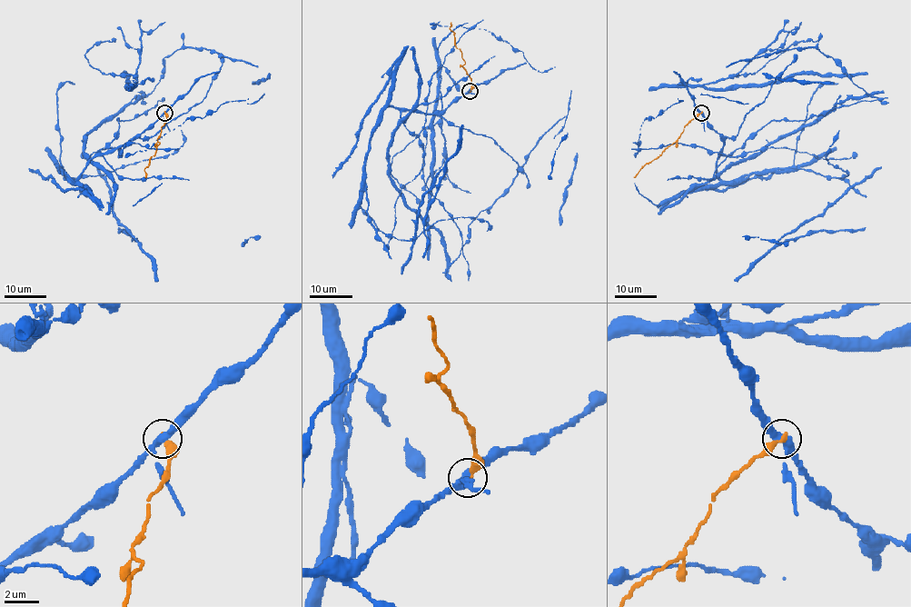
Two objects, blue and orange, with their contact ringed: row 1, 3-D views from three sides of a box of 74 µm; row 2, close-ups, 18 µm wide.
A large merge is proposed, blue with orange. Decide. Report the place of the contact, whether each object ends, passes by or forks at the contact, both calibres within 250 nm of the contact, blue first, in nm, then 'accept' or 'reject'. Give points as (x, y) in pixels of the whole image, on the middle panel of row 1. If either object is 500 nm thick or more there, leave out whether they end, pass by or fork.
at (470, 91); blue passes by; orange ends there; 400 nm thick on the blue side, 320 nm on the other; reject

